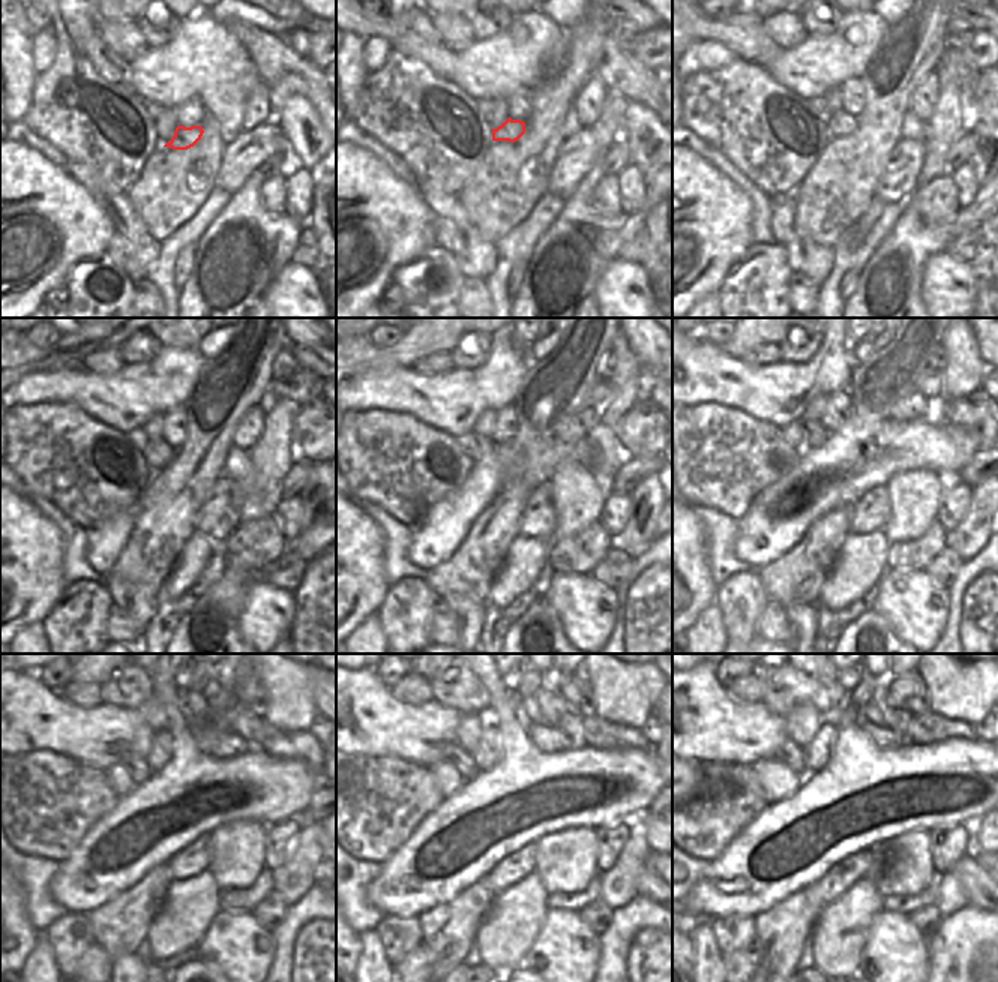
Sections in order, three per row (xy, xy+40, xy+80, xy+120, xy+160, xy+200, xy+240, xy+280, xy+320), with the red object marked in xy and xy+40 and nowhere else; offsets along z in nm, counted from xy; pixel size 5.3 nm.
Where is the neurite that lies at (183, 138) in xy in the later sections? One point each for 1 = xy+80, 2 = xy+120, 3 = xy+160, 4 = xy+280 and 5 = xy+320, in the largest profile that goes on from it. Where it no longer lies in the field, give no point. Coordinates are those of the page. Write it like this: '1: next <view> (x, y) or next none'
1: next xy+80 (841, 123)
2: next xy+120 (158, 455)
3: next xy+160 (486, 446)
4: next xy+280 (464, 762)
5: next xy+320 (788, 753)

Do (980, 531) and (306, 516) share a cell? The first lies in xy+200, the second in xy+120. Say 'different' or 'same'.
same

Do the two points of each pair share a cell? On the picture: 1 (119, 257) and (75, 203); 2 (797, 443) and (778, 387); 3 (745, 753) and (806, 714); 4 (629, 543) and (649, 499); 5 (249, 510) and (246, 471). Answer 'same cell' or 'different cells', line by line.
1: different cells
2: different cells
3: different cells
4: same cell
5: same cell

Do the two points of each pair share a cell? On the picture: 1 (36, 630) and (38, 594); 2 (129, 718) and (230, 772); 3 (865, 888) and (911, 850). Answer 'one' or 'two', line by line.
1: two
2: two
3: two

